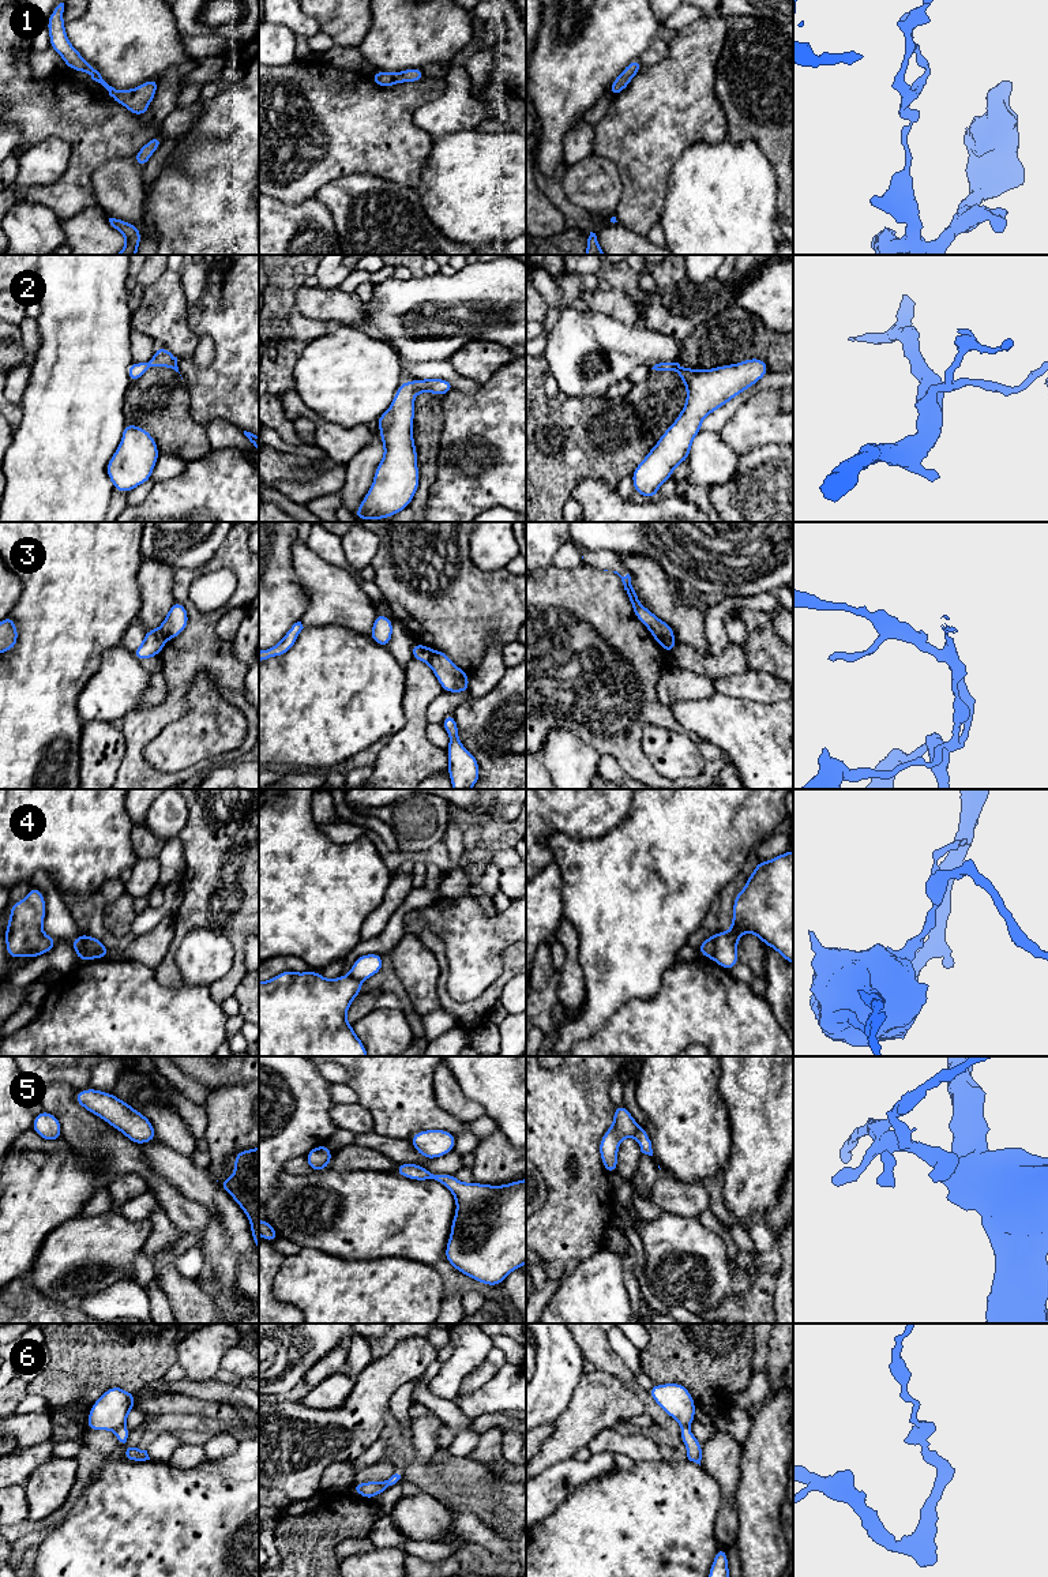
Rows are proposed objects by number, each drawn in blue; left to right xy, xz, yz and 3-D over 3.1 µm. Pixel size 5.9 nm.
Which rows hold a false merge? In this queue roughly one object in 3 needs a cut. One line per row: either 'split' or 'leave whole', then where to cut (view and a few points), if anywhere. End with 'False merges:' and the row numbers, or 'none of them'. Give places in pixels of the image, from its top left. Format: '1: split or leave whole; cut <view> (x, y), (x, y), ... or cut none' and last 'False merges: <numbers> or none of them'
1: leave whole; cut none
2: leave whole; cut none
3: split; cut yz (654, 635), (673, 641)
4: split; cut xy (85, 935), (85, 949), (101, 957)
5: leave whole; cut none
6: split; cut xy (123, 1425), (117, 1431)
False merges: 3, 4, 6

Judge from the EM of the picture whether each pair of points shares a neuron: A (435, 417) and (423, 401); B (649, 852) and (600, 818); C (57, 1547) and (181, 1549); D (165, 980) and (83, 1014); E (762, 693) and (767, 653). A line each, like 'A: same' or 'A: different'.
A: same
B: different
C: same
D: different
E: different

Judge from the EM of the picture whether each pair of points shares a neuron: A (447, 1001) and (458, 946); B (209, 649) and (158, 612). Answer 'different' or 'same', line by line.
A: different
B: different

